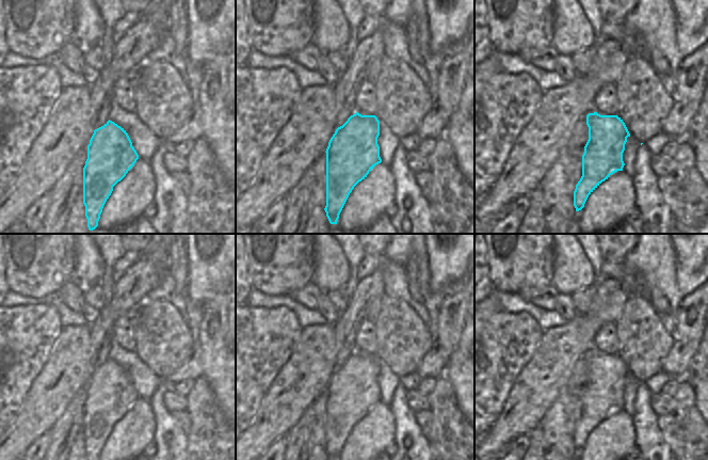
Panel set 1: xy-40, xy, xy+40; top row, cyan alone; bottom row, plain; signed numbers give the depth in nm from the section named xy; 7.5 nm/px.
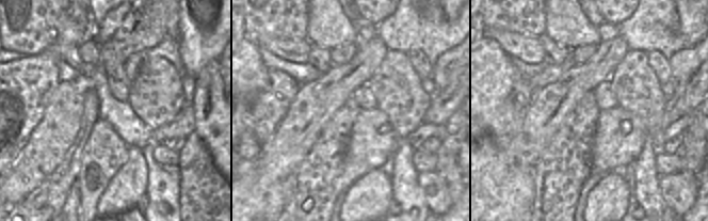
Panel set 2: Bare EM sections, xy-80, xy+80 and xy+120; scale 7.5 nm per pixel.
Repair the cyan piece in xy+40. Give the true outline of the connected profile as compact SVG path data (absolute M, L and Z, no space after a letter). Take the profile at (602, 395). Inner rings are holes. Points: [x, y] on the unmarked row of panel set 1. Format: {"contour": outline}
{"contour": "M586 354L589 379L582 394L582 415L574 430L574 445L581 449L589 434L613 412L623 410L623 392L630 372L617 354Z"}

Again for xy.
{"contour": "M358 351L338 366L326 387L326 445L328 460L338 460L339 454L354 426L365 418L369 411L382 401L377 377L380 360L375 354L361 354Z"}

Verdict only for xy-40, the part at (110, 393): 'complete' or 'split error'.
complete

